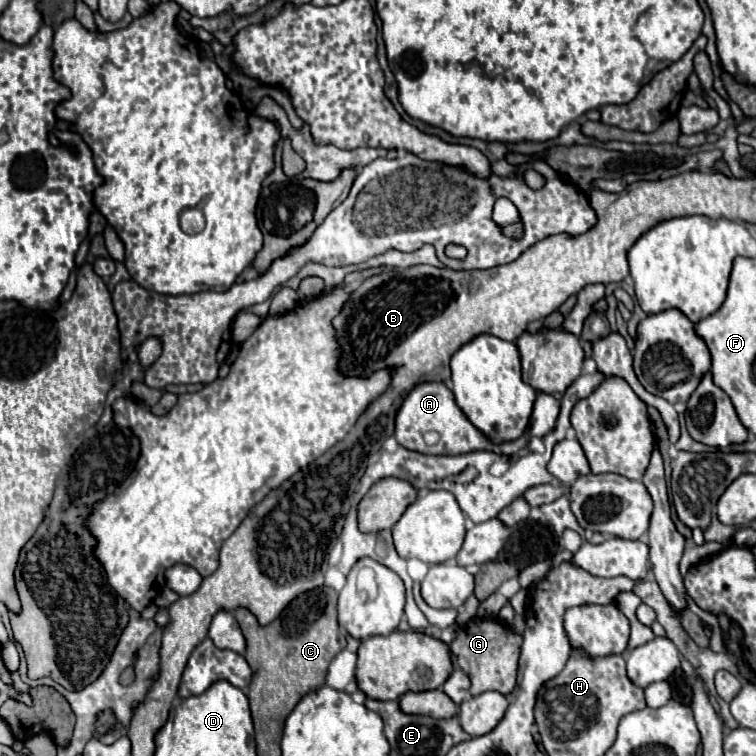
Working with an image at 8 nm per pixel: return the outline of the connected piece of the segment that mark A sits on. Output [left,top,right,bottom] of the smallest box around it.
[395,381,523,457]

